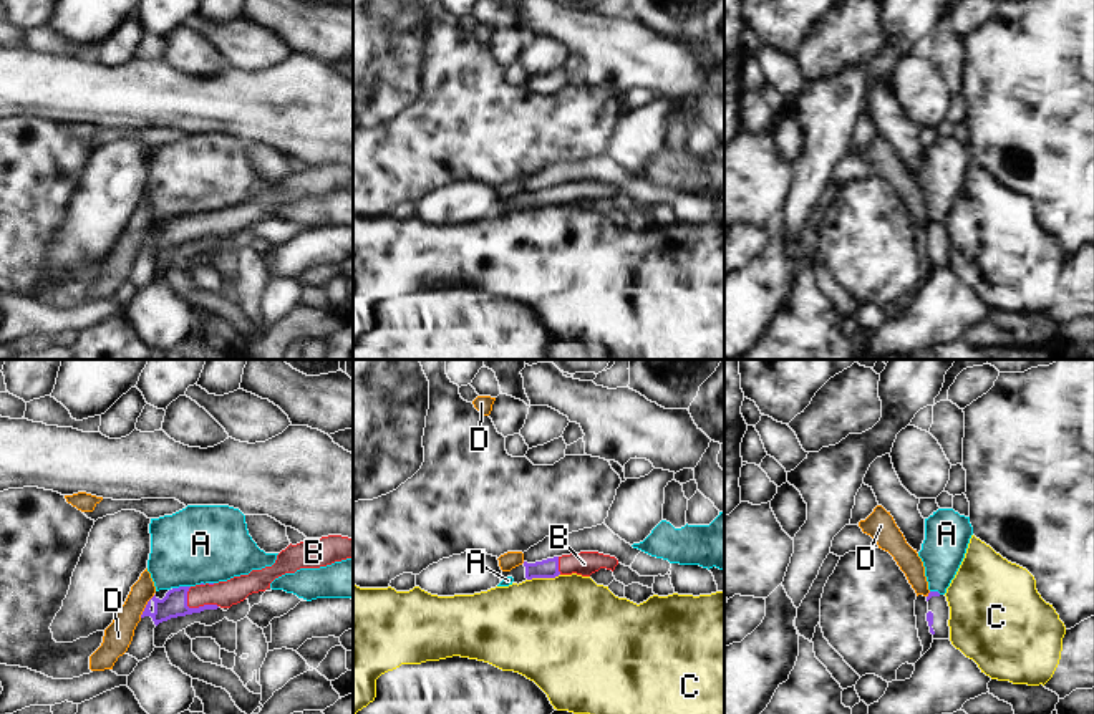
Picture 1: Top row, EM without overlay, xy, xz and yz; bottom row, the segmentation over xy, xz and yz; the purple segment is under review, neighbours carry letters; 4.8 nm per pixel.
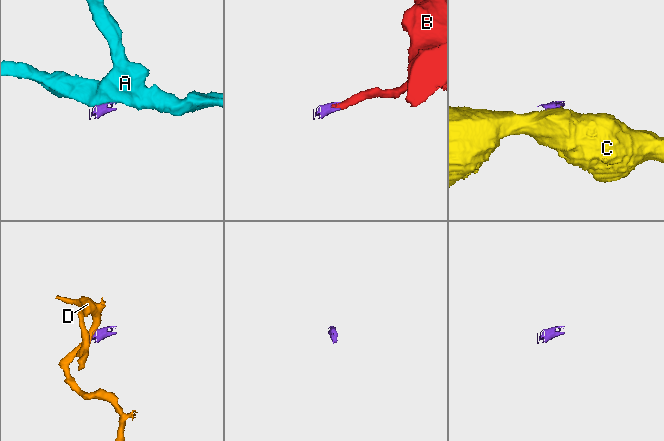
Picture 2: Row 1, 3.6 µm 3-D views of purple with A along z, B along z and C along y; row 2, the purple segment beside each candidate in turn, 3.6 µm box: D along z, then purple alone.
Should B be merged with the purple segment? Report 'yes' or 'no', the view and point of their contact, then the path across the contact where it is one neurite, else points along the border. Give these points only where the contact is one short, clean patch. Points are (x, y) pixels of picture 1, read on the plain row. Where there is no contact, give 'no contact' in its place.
yes | xy (194, 237) | across xy (174, 232), (186, 232), (194, 237), (206, 226), (224, 222)

